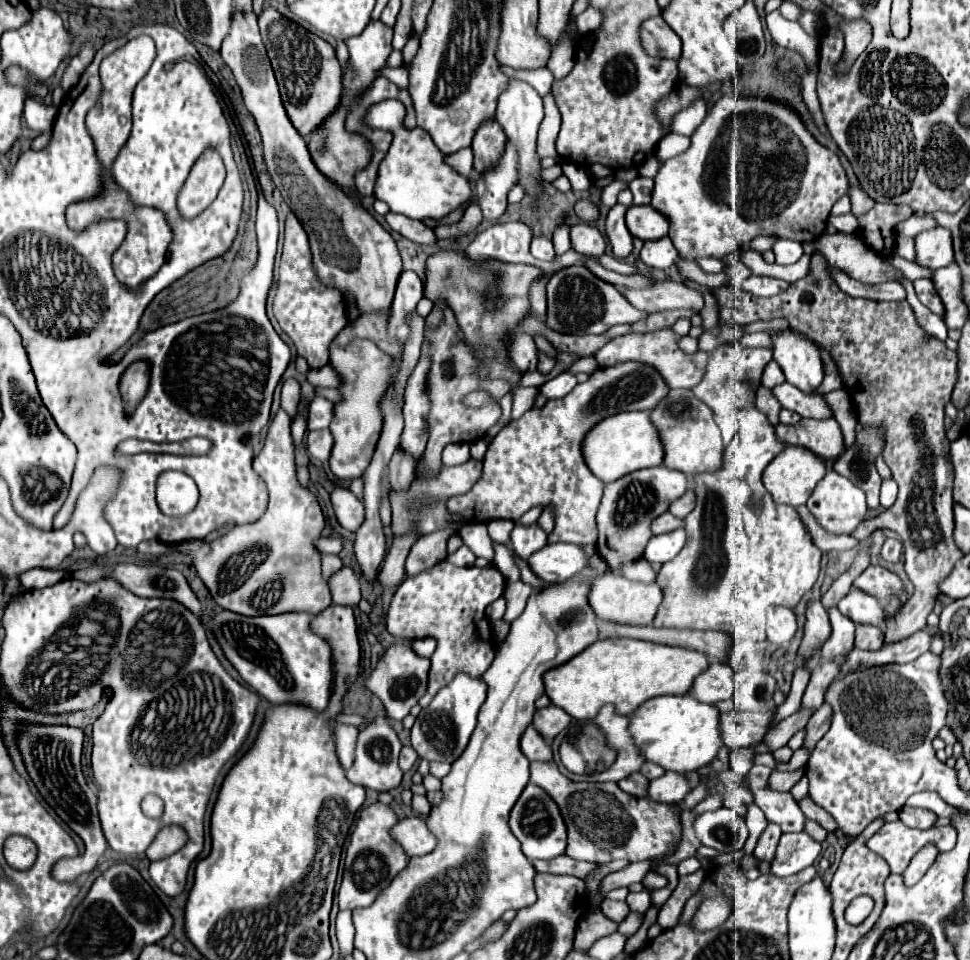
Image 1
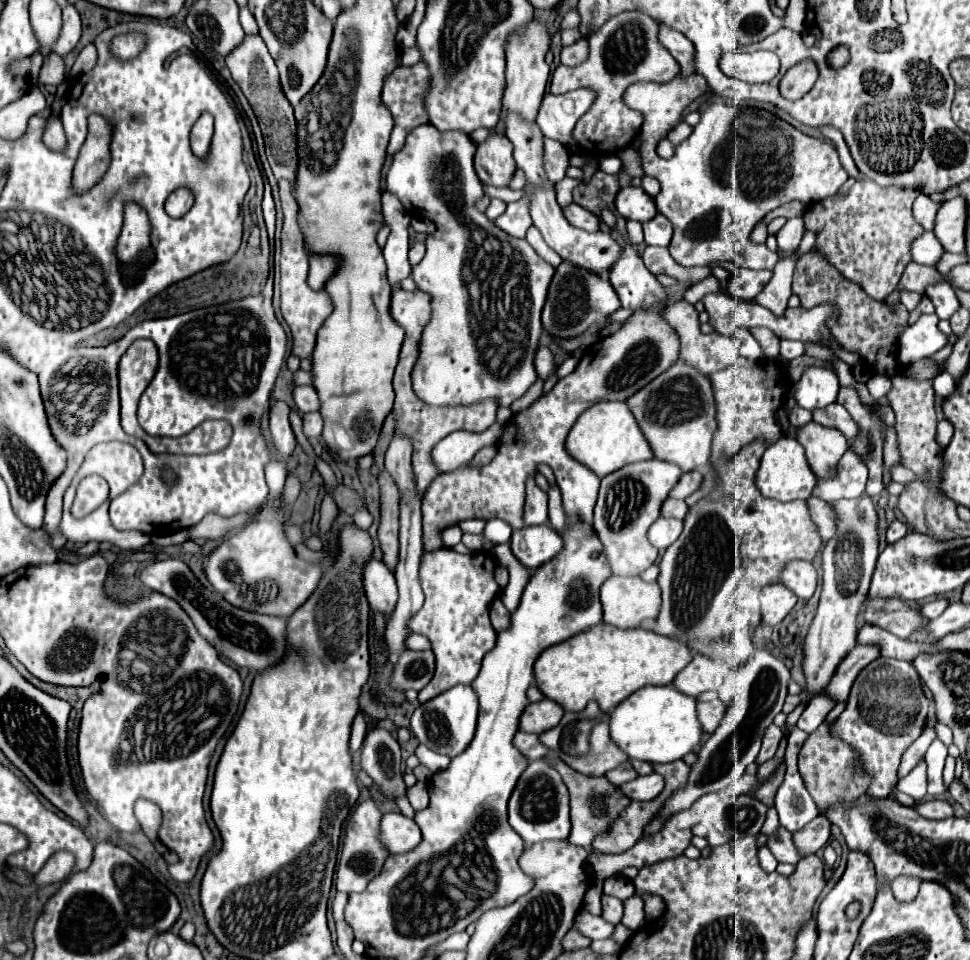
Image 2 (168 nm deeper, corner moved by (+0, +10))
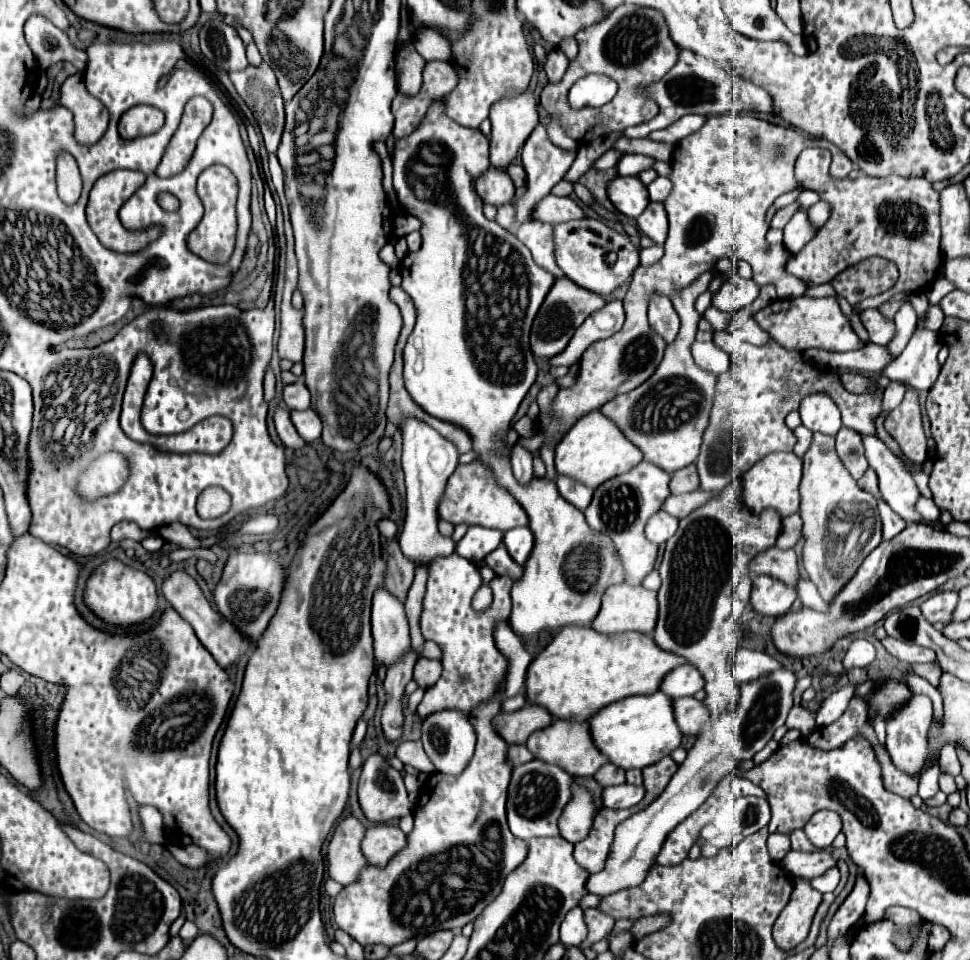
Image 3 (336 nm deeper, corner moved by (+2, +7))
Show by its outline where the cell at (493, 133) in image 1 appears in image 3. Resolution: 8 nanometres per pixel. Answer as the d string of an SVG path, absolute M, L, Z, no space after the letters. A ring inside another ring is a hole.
M489 167L485 173L481 173L479 179L475 179L475 189L485 203L491 203L495 207L511 203L515 195L515 185L511 177L507 175L507 171L497 167Z

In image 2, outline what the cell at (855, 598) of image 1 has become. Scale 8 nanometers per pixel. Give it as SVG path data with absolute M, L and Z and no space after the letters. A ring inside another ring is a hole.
M867 600L861 616L863 622L889 630L897 638L909 638L913 632L925 628L925 620L917 610L909 608L901 600Z

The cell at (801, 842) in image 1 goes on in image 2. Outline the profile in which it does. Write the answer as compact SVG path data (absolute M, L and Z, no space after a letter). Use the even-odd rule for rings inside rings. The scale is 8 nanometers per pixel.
M821 814L813 818L805 828L793 834L795 846L803 854L815 854L819 848L823 848L829 842L829 838L831 838L831 822Z

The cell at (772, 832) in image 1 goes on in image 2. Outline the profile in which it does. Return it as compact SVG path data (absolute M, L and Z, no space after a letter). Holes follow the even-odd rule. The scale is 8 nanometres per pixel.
M779 828L767 842L767 848L773 852L773 856L779 860L779 862L787 862L787 864L797 864L801 858L801 852L797 852L797 846L793 844L793 836L785 830L785 828Z

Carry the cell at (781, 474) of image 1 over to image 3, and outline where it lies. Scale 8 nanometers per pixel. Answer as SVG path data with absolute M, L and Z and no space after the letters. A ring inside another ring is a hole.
M769 453L759 463L755 463L745 475L743 475L743 503L753 511L759 513L767 507L773 507L781 513L781 517L787 517L799 509L801 493L801 467L803 461L795 453Z

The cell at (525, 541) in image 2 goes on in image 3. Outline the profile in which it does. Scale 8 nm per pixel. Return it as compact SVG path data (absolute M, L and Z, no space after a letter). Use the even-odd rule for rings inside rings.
M517 527L517 529L507 531L505 535L507 535L507 537L503 537L503 545L507 543L505 547L507 547L509 555L511 555L519 565L523 565L523 563L529 559L533 547L535 547L535 535L533 535L533 531L531 531L529 527Z

